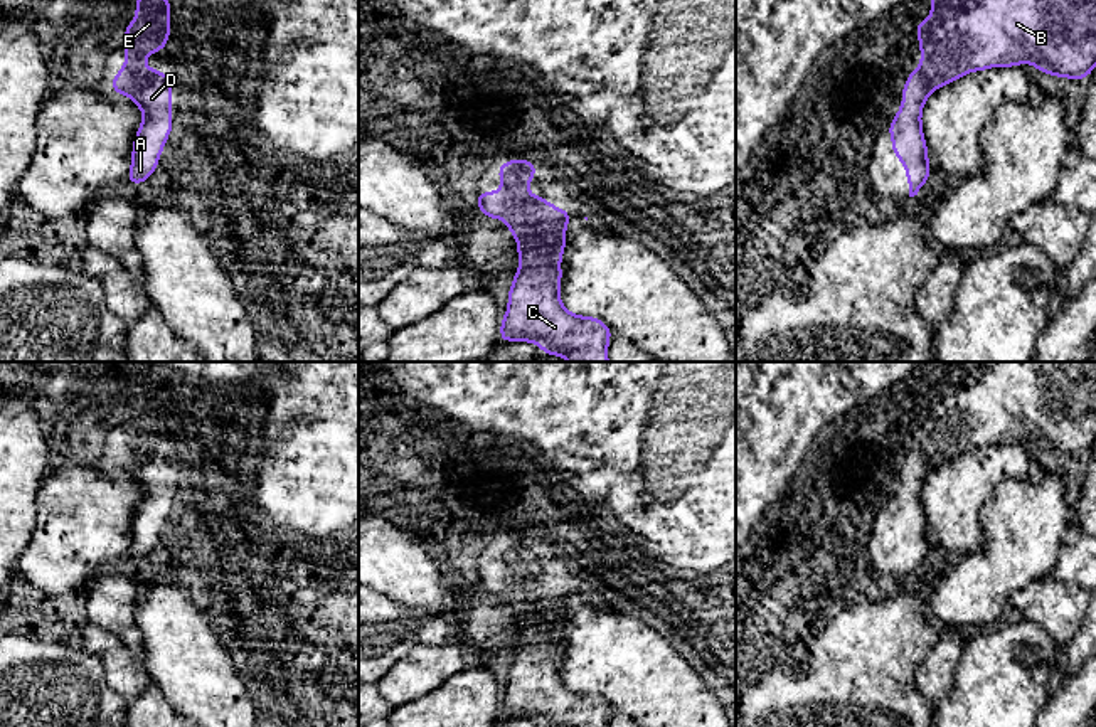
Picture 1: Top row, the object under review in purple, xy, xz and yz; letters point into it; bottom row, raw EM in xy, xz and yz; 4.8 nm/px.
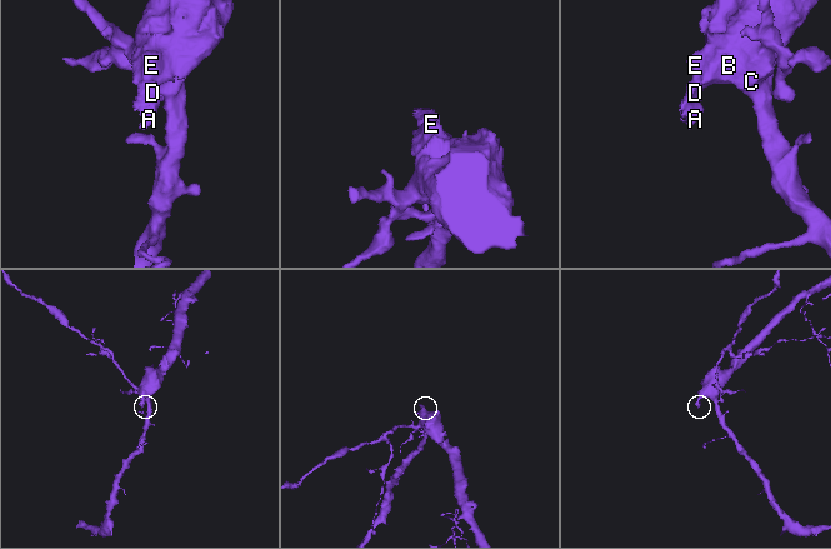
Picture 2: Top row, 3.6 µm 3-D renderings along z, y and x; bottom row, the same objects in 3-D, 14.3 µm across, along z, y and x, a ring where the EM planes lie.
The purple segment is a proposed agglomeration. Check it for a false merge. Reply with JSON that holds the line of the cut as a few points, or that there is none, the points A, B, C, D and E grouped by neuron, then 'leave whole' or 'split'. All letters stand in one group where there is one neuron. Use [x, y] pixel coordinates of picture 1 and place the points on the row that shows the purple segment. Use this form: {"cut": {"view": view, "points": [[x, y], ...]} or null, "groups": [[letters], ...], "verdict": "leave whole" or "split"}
{"cut": null, "groups": [["A", "B", "C", "D", "E"]], "verdict": "leave whole"}

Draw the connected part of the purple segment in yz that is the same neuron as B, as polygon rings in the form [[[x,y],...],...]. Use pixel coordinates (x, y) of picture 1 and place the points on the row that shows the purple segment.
[[[931,0],[931,19],[916,22],[921,67],[909,71],[902,86],[902,108],[884,133],[892,135],[892,153],[906,165],[909,197],[918,195],[931,173],[921,113],[928,96],[961,76],[990,67],[1014,67],[1029,62],[1039,72],[1056,77],[1088,79],[1096,66],[1096,0]]]

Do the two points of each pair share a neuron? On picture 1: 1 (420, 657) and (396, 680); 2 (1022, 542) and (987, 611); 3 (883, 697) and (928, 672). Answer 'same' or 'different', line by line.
1: same
2: same
3: different

